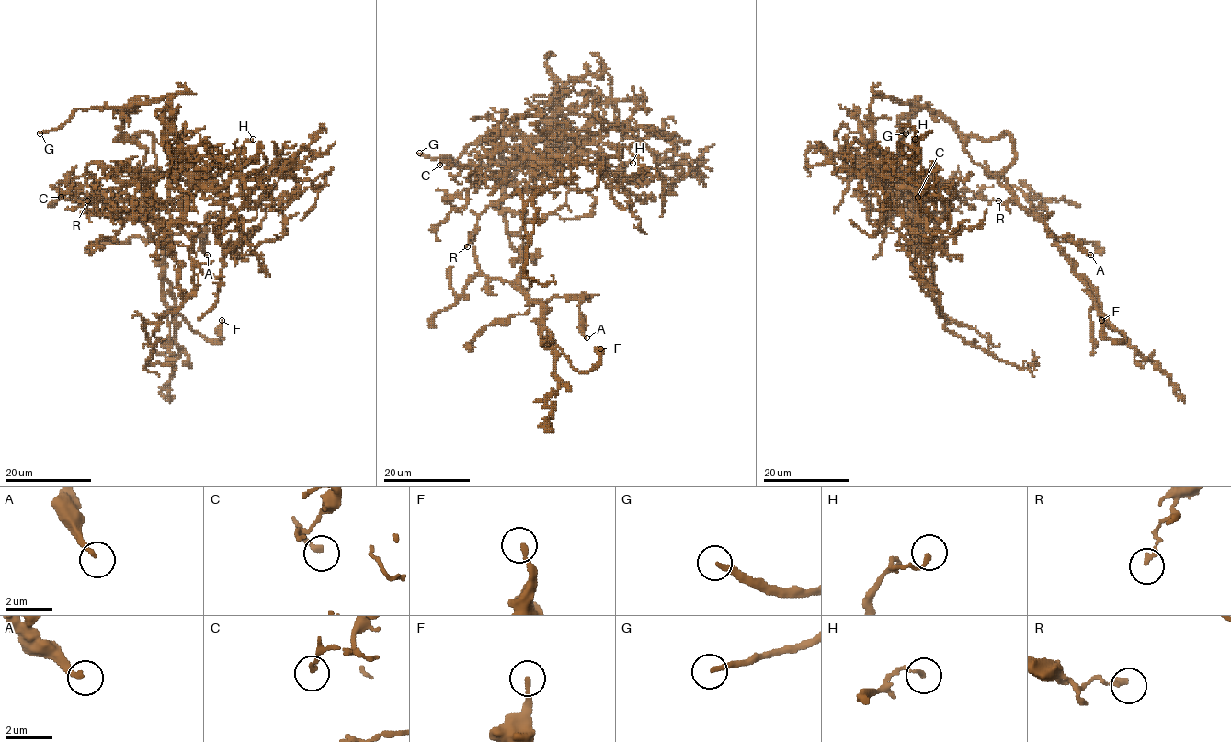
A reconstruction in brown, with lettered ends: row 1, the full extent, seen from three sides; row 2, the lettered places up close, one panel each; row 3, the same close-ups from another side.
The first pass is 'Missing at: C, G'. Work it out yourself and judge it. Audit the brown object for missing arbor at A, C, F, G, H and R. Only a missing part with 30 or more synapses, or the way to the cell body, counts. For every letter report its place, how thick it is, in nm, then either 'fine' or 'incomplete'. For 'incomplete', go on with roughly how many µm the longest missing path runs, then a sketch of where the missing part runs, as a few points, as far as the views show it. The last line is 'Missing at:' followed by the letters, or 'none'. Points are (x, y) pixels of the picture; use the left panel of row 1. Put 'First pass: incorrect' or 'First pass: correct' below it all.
A: at (207, 255); 200 nm thick; fine
C: at (61, 197); 200 nm thick; fine
F: at (222, 320); 200 nm thick; fine
G: at (39, 133); 220 nm thick; incomplete; about 25 µm are missing
H: at (253, 139); 170 nm thick; fine
R: at (87, 200); 190 nm thick; fine
Missing at: G
First pass: incorrect

